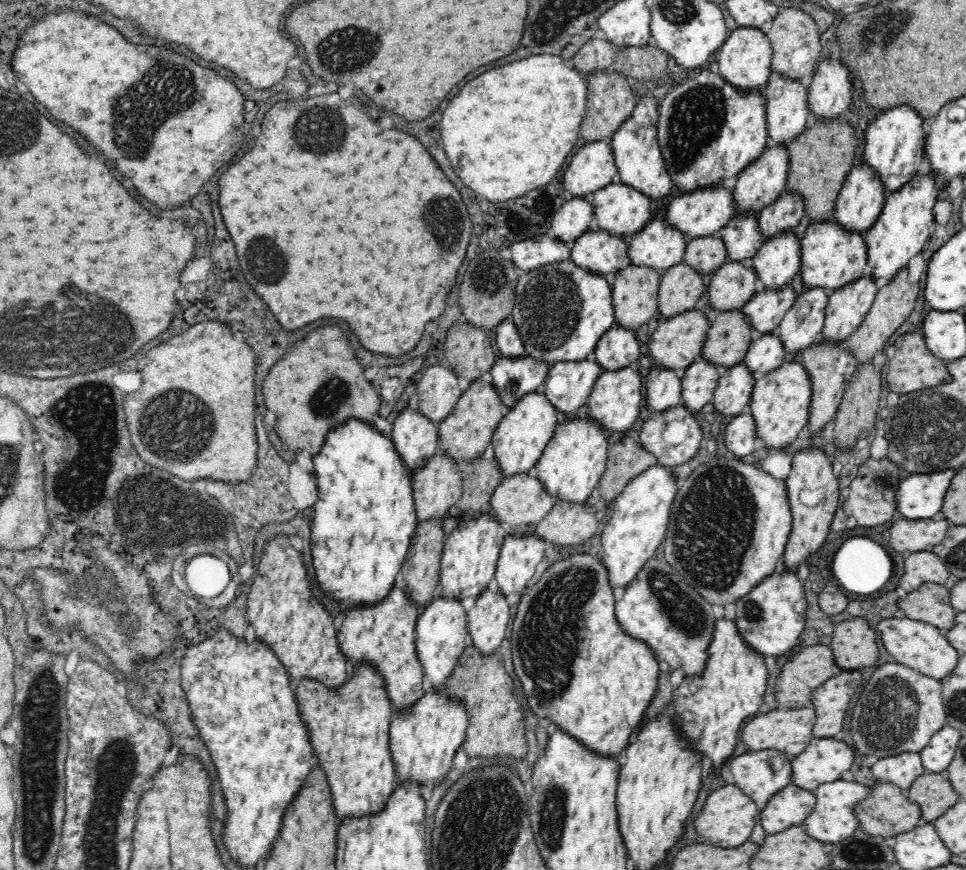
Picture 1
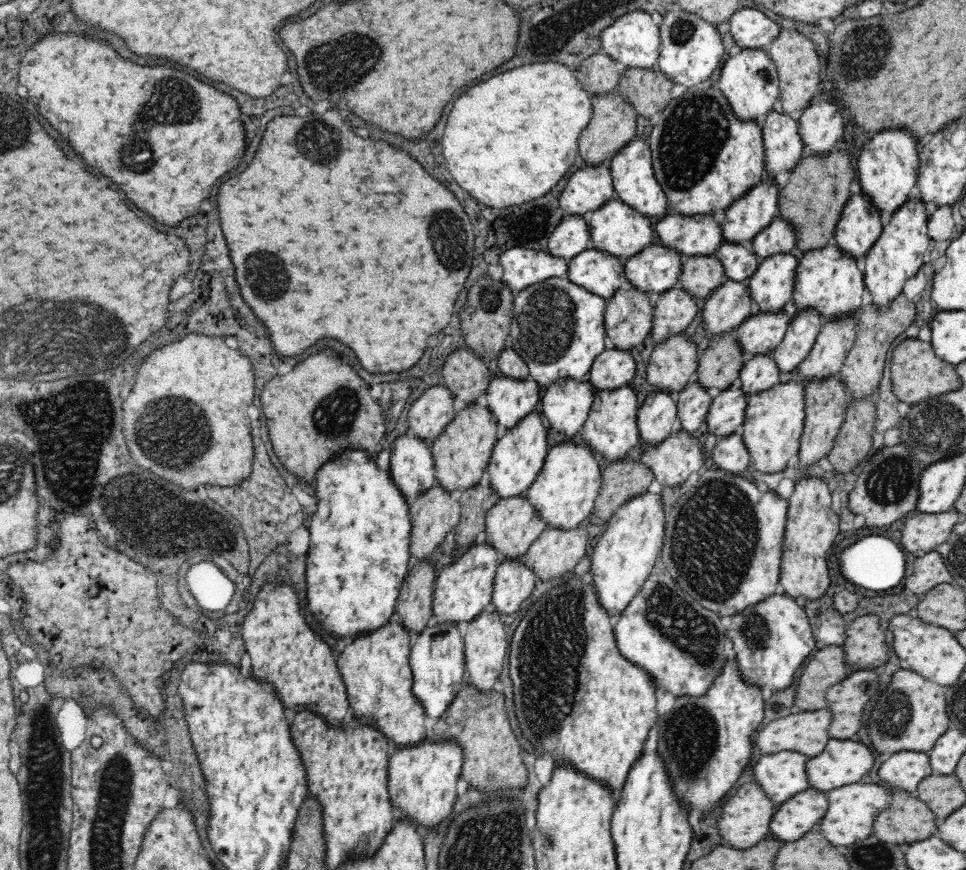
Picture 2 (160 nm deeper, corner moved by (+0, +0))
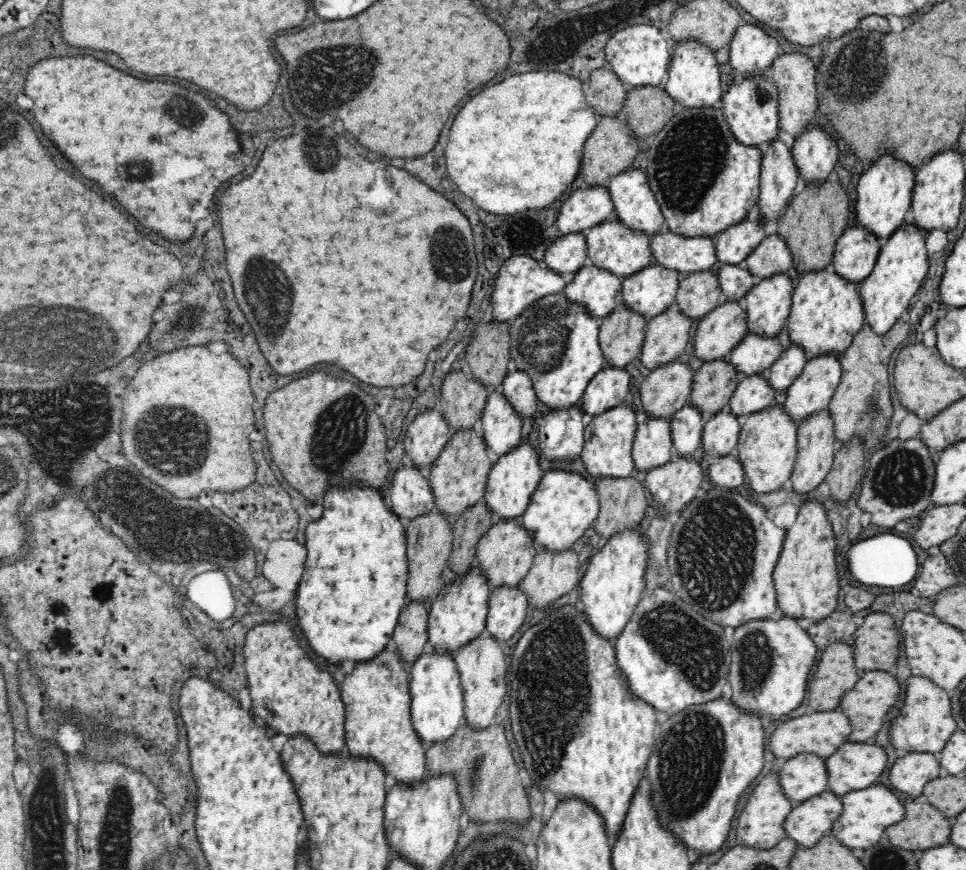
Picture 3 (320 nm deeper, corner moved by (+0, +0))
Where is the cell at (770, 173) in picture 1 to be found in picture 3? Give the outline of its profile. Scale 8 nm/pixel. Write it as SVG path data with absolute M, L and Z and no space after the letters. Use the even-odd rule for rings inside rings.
M746 218L743 223L731 226L712 238L716 258L723 264L744 265L744 261L756 250L764 236L766 232L762 221L750 222Z

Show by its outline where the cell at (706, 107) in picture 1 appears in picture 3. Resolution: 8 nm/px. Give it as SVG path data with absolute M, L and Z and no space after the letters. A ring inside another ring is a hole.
M722 105L683 109L652 138L645 151L644 173L668 230L683 237L714 238L727 228L743 223L759 200L762 153L758 147L746 147L734 139Z

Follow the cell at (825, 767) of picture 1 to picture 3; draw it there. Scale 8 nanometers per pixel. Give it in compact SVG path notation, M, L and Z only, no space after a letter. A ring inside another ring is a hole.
M843 744L827 758L828 790L839 797L872 785L884 774L888 755L876 744Z

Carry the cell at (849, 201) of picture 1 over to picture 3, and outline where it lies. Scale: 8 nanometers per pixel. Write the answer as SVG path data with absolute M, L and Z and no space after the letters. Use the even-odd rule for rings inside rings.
M856 224L846 228L837 240L831 271L850 283L860 284L876 266L882 245L876 236Z

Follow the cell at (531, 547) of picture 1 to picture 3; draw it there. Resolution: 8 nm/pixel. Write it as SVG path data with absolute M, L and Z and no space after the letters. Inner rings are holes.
M508 587L497 588L489 595L489 606L487 610L487 623L485 628L496 641L504 644L510 640L526 618L526 595L519 587L510 589Z

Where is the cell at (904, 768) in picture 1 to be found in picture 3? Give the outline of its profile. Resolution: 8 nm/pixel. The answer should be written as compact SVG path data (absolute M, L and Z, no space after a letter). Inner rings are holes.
M911 752L900 755L890 768L890 782L896 790L906 792L911 798L916 798L923 794L927 782L937 779L943 775L940 761L937 755L929 752Z

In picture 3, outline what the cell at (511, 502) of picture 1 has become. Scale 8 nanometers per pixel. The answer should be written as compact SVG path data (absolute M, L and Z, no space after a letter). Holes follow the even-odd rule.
M522 519L494 522L488 532L479 540L475 552L475 566L488 583L489 595L500 587L510 589L518 587L528 574L537 551L534 539L522 527Z

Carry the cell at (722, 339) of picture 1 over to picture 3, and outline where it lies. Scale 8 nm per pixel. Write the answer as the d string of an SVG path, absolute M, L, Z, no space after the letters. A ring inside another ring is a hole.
M729 360L708 362L694 373L689 405L711 417L726 411L740 380Z

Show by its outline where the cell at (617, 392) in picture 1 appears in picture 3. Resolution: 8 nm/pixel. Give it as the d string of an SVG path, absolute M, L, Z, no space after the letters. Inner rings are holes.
M626 404L611 408L586 421L586 443L580 458L586 471L595 480L625 479L630 476L634 467L631 450L638 432L637 424L636 414Z

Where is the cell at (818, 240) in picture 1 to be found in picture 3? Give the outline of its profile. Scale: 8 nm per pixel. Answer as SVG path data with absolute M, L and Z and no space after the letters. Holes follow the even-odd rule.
M826 268L798 276L794 285L791 311L787 318L790 344L800 347L807 361L828 355L842 358L865 323L862 299L856 292L856 284Z

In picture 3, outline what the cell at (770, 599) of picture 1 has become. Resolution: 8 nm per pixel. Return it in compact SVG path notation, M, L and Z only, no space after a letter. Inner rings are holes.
M782 616L777 621L753 620L735 628L728 674L732 686L730 702L742 713L756 715L758 719L767 718L770 722L792 717L804 702L810 670L817 662L816 654L818 650L811 636L790 617Z

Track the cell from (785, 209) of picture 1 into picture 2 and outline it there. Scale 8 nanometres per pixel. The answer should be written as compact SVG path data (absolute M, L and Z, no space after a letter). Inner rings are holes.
M776 216L770 226L755 236L749 249L760 260L771 256L795 252L796 237L792 226Z

